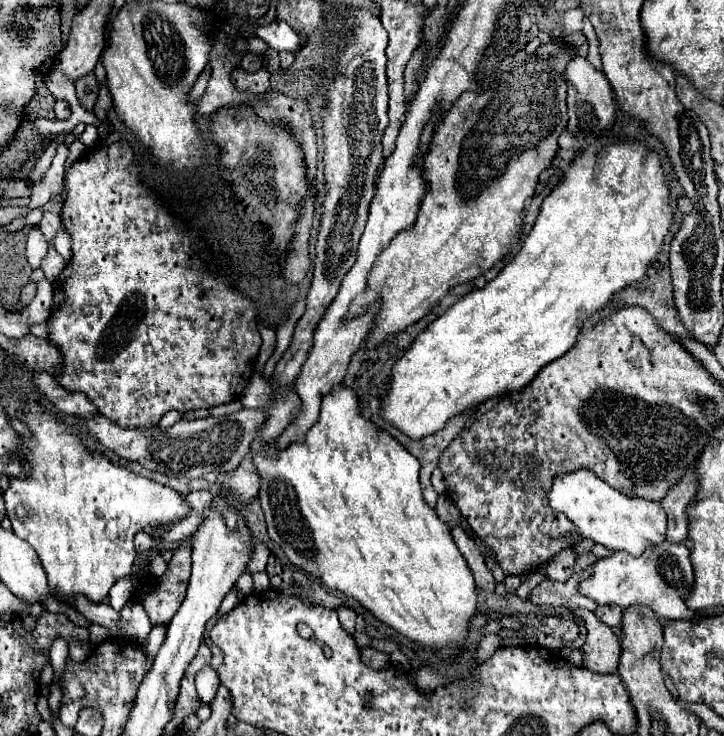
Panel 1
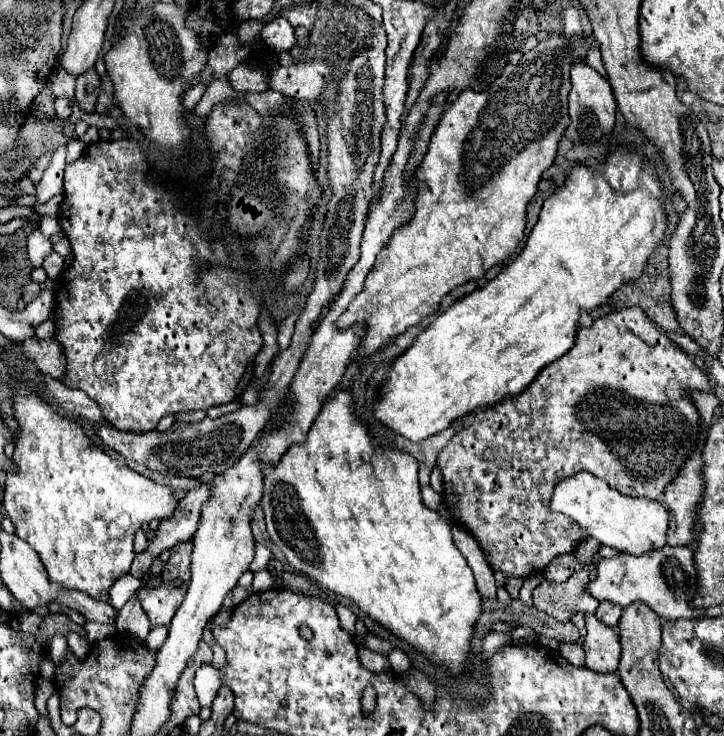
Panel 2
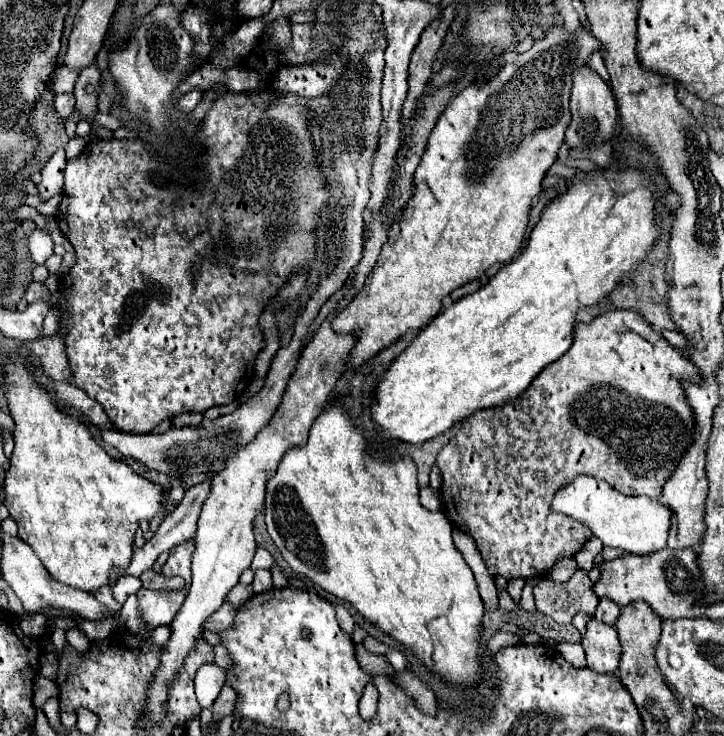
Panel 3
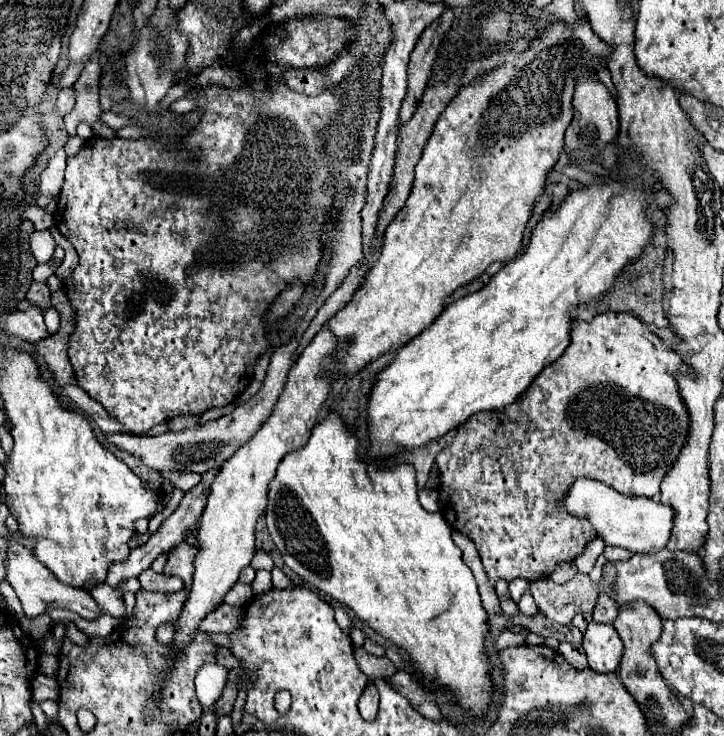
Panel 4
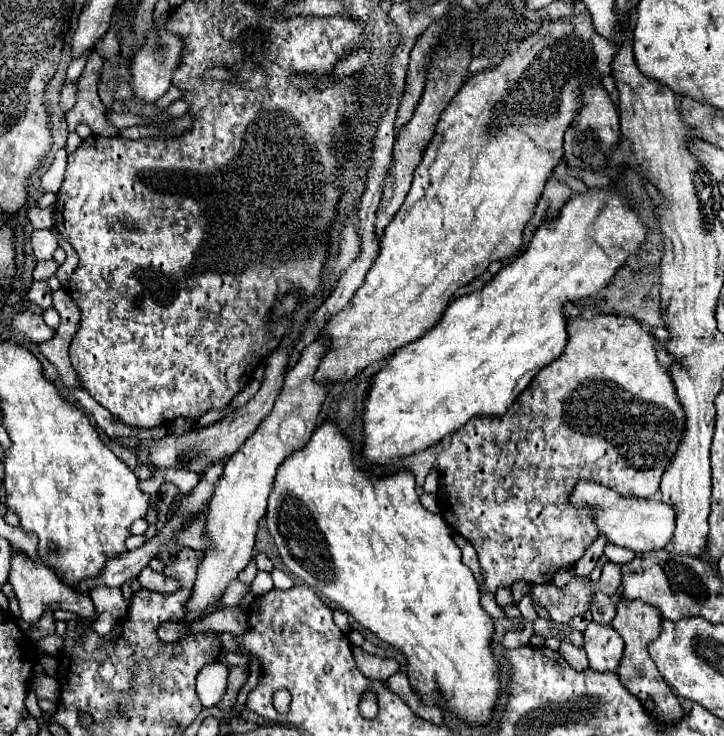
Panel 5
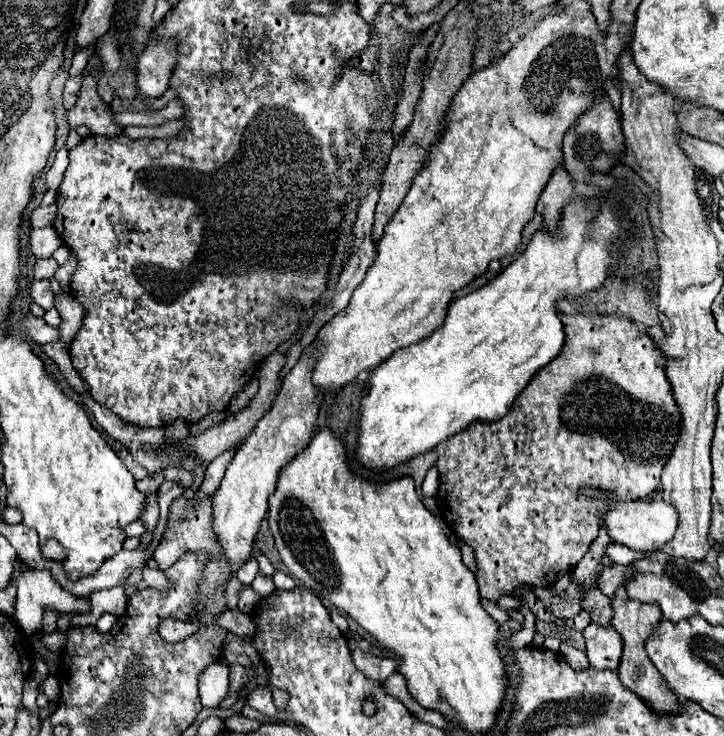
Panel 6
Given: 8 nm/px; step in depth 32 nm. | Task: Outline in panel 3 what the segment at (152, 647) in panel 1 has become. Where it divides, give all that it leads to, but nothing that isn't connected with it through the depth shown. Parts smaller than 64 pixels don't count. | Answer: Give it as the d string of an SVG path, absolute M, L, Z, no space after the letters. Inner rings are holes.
M158 626L150 634L150 642L156 646L164 646L168 642L168 638L170 638L170 626Z

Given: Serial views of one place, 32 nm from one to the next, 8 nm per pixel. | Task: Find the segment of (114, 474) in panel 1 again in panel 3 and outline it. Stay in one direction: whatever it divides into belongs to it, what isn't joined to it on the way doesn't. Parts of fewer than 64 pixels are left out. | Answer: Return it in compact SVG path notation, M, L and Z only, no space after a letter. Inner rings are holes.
M24 360L6 362L4 390L10 414L16 422L16 430L12 432L16 446L10 458L12 466L6 472L4 506L18 524L18 538L30 544L54 580L94 594L110 584L110 574L116 568L130 564L138 522L164 514L168 510L170 490L134 474L126 462L110 458L78 418L62 414L56 408L46 390L30 378L30 368Z

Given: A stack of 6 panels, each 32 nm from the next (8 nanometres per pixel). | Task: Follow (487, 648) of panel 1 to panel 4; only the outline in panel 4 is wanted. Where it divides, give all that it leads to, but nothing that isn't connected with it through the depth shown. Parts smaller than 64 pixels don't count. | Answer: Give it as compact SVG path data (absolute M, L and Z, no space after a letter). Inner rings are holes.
M504 630L504 632L496 638L496 650L504 650L504 648L508 648L508 646L522 646L526 634L528 634L528 630L518 632L518 634Z

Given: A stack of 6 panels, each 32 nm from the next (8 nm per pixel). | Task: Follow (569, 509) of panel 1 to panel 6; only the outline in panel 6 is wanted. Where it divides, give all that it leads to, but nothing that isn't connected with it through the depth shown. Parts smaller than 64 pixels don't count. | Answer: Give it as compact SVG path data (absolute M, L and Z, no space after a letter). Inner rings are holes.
M580 488L580 494L586 498L596 498L602 500L608 510L604 512L604 518L600 518L600 528L604 528L608 532L608 536L612 538L612 542L628 546L632 550L638 552L652 552L652 550L662 550L666 542L672 540L676 524L678 524L678 512L666 504L662 498L656 498L652 502L646 500L616 500L616 496L612 492L600 490L600 488Z

